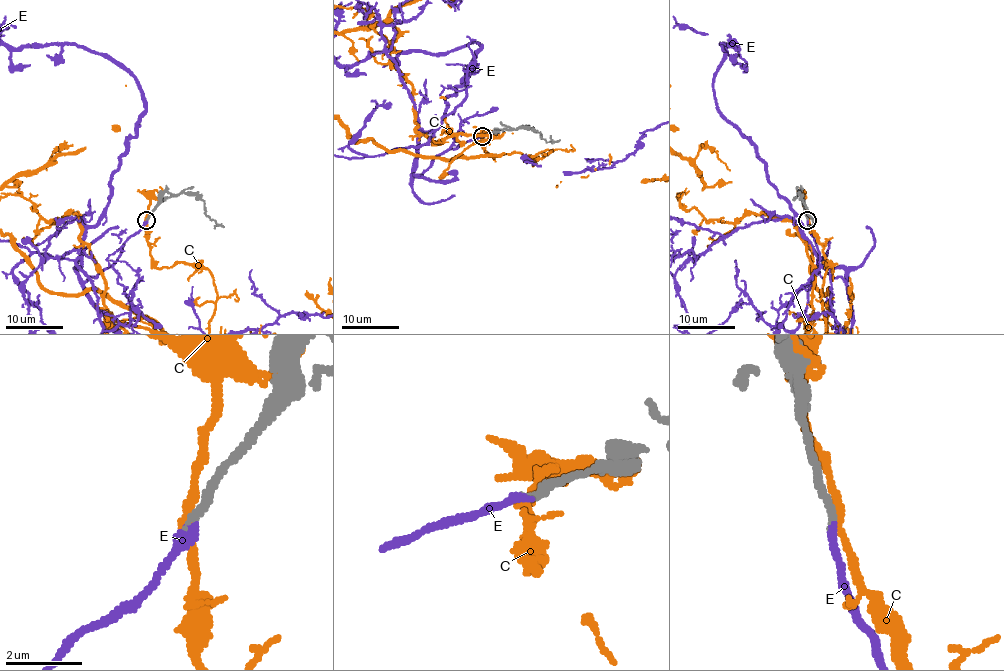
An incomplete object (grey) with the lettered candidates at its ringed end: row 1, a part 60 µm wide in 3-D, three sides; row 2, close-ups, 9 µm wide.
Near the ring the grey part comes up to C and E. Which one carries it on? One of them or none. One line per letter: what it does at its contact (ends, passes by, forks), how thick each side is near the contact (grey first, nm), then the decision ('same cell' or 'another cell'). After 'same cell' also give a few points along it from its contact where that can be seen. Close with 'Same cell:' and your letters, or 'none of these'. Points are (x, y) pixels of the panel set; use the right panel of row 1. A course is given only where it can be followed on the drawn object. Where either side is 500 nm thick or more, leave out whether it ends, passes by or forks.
C: it passes by; calibres 200 and 200 nm; another cell
E: it ends; calibres 200 and 200 nm; same cell
Same cell: E

